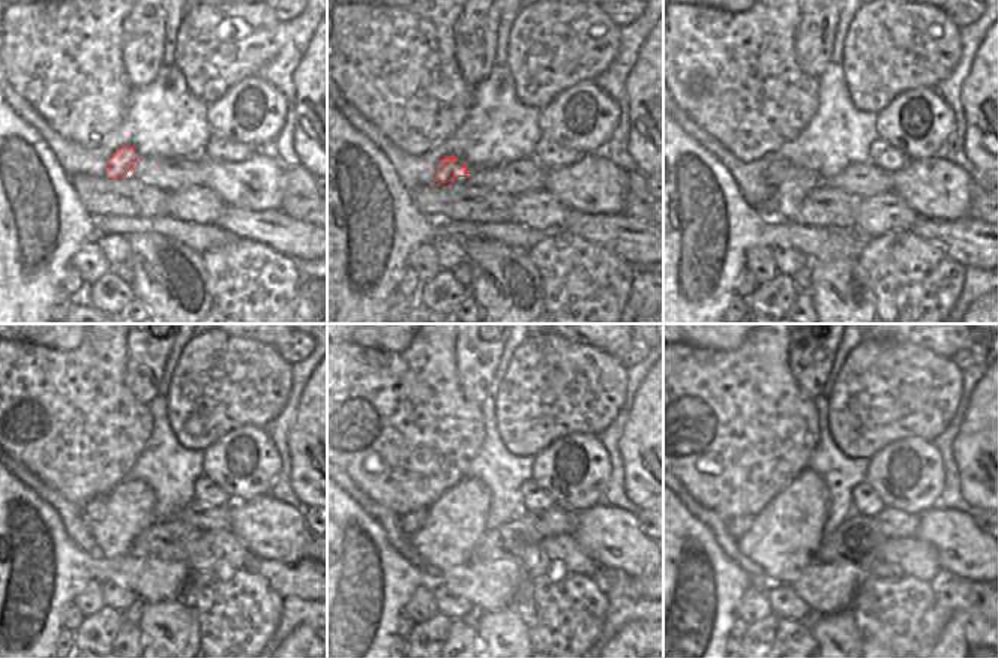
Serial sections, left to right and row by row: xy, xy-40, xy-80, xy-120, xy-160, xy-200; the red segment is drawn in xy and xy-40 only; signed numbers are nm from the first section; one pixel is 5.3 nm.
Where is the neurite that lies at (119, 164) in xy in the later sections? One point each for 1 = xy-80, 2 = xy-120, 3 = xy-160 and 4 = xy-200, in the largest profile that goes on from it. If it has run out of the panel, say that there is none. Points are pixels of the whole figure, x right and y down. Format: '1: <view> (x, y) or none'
1: xy-80 (775, 174)
2: xy-120 (93, 511)
3: xy-160 (411, 522)
4: xy-200 (736, 526)

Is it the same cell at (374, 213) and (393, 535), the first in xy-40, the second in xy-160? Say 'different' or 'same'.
different

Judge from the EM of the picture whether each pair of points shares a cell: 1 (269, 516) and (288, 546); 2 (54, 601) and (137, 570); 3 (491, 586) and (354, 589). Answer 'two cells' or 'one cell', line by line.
1: one cell
2: one cell
3: one cell

